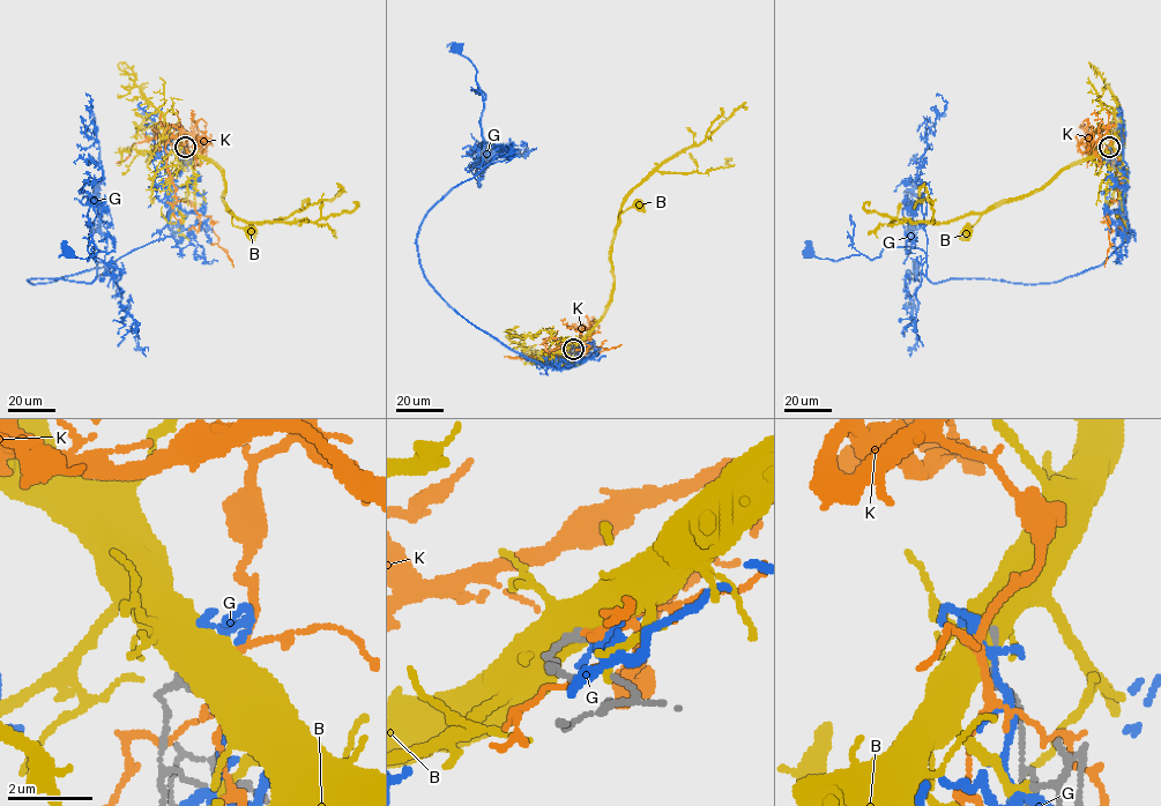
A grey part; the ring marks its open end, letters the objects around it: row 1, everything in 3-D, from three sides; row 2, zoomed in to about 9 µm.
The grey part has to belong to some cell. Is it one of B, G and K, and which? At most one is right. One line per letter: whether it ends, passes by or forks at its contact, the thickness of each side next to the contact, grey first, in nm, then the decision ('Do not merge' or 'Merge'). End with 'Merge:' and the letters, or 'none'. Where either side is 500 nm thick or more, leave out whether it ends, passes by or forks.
B: Thickness 180 nm (grey) against 750 nm. Do not merge
G: It forks there. Thickness 150 nm (grey) against 140 nm. Do not merge
K: It forks there. Thickness 120 nm (grey) against 150 nm. Do not merge
Merge: none

